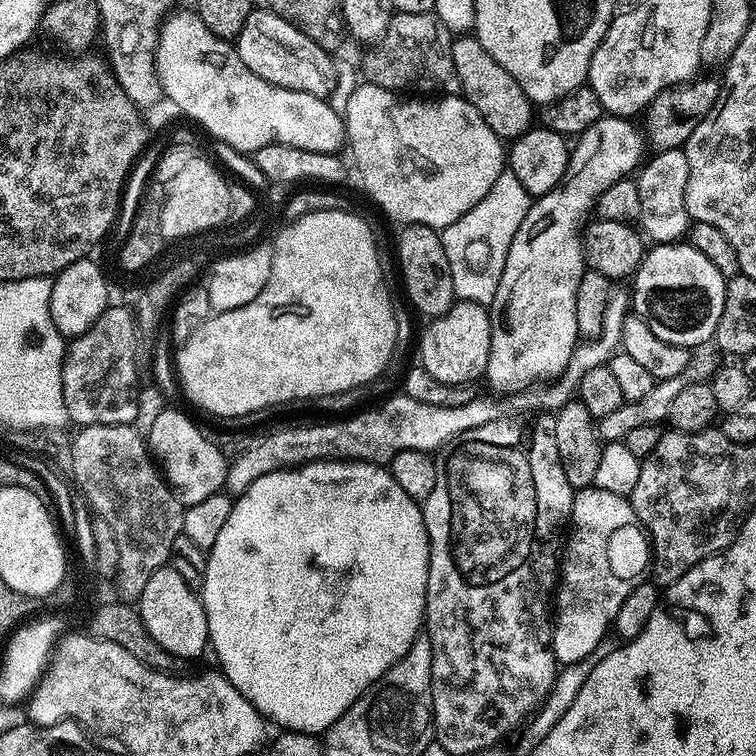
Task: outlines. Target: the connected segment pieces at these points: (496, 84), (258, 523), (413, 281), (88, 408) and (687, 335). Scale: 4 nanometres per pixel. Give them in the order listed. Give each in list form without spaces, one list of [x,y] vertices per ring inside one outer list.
[[[460,34],[453,39],[452,57],[454,58],[454,70],[458,70],[458,82],[460,83],[460,92],[465,100],[468,100],[482,114],[486,126],[494,130],[494,134],[505,142],[516,140],[533,127],[532,111],[534,105],[529,100],[527,94],[486,54],[486,50],[472,34]]]
[[[315,460],[312,464],[302,465],[301,468],[286,468],[283,472],[271,472],[258,478],[258,482],[254,482],[244,493],[235,497],[230,510],[230,518],[226,518],[226,523],[222,525],[222,531],[214,541],[214,546],[206,555],[208,565],[204,575],[202,599],[208,623],[208,643],[211,651],[216,651],[216,660],[221,664],[217,665],[222,669],[226,679],[236,687],[238,694],[242,694],[242,698],[250,701],[260,711],[260,715],[271,723],[273,720],[274,723],[281,724],[279,726],[281,729],[290,732],[327,733],[332,725],[340,721],[342,714],[346,714],[346,710],[350,710],[350,706],[354,706],[354,702],[358,702],[358,698],[363,692],[368,691],[373,684],[381,680],[405,656],[416,637],[421,635],[422,625],[425,623],[424,607],[426,606],[426,590],[428,589],[428,531],[424,525],[424,514],[421,505],[414,498],[410,498],[410,494],[406,494],[406,490],[402,490],[402,486],[398,486],[398,482],[394,482],[391,471],[379,464],[365,464],[363,460]]]
[[[406,224],[399,229],[400,237],[396,240],[396,260],[400,263],[400,276],[404,279],[404,292],[408,295],[408,300],[421,312],[424,318],[435,318],[446,314],[457,299],[454,290],[454,282],[450,278],[450,262],[446,262],[446,250],[440,241],[439,231],[430,226],[421,224]]]
[[[109,306],[104,309],[88,330],[80,336],[71,337],[64,353],[62,366],[62,394],[66,402],[69,421],[76,426],[86,424],[130,424],[135,422],[138,409],[138,387],[136,384],[135,366],[138,361],[136,355],[136,317],[133,309],[115,308]]]
[[[687,242],[656,244],[645,251],[643,262],[637,268],[636,275],[631,277],[630,304],[635,315],[641,316],[646,326],[650,326],[650,330],[654,330],[658,338],[662,338],[662,342],[695,350],[707,345],[716,335],[718,318],[722,318],[725,283],[725,276],[718,274],[718,270],[714,270],[714,265],[704,255],[698,254],[698,250],[694,250],[691,244]]]

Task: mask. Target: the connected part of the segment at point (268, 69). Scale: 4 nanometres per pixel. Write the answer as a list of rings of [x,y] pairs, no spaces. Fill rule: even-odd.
[[[254,10],[246,18],[234,41],[234,47],[242,62],[246,62],[246,66],[250,66],[250,70],[258,74],[258,78],[274,86],[325,98],[334,90],[336,60],[322,46],[318,46],[318,42],[306,38],[302,30],[278,18],[278,14]]]

